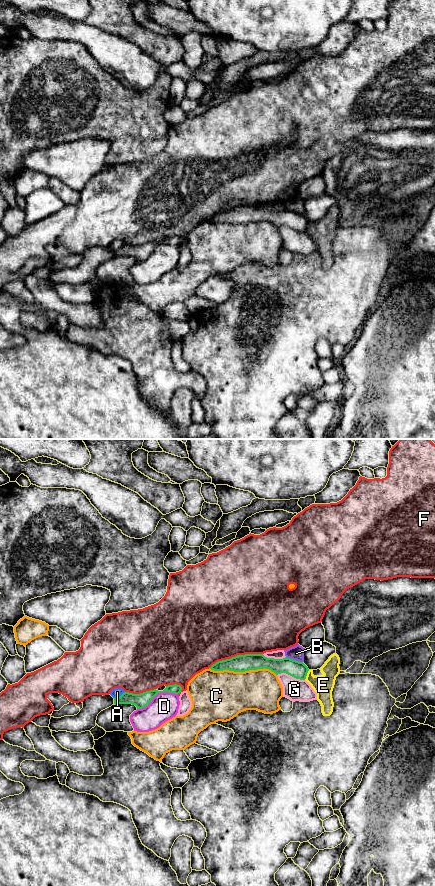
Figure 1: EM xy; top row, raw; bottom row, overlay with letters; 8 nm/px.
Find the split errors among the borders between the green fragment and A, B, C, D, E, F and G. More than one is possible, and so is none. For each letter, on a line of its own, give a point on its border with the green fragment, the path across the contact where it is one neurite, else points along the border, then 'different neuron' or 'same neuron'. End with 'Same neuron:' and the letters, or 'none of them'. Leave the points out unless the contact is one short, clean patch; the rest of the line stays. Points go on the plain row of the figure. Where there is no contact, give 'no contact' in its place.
A: xy (120, 248) | along xy (124, 243), (114, 250) | different neuron
B: xy (294, 212) | along xy (286, 208), (302, 214) | different neuron
C: xy (243, 223) | different neuron
D: xy (156, 246) | different neuron
E: xy (306, 227) | along xy (309, 222), (304, 231) | different neuron
F: xy (235, 208) | different neuron
G: xy (291, 227) | different neuron
Same neuron: none of them

